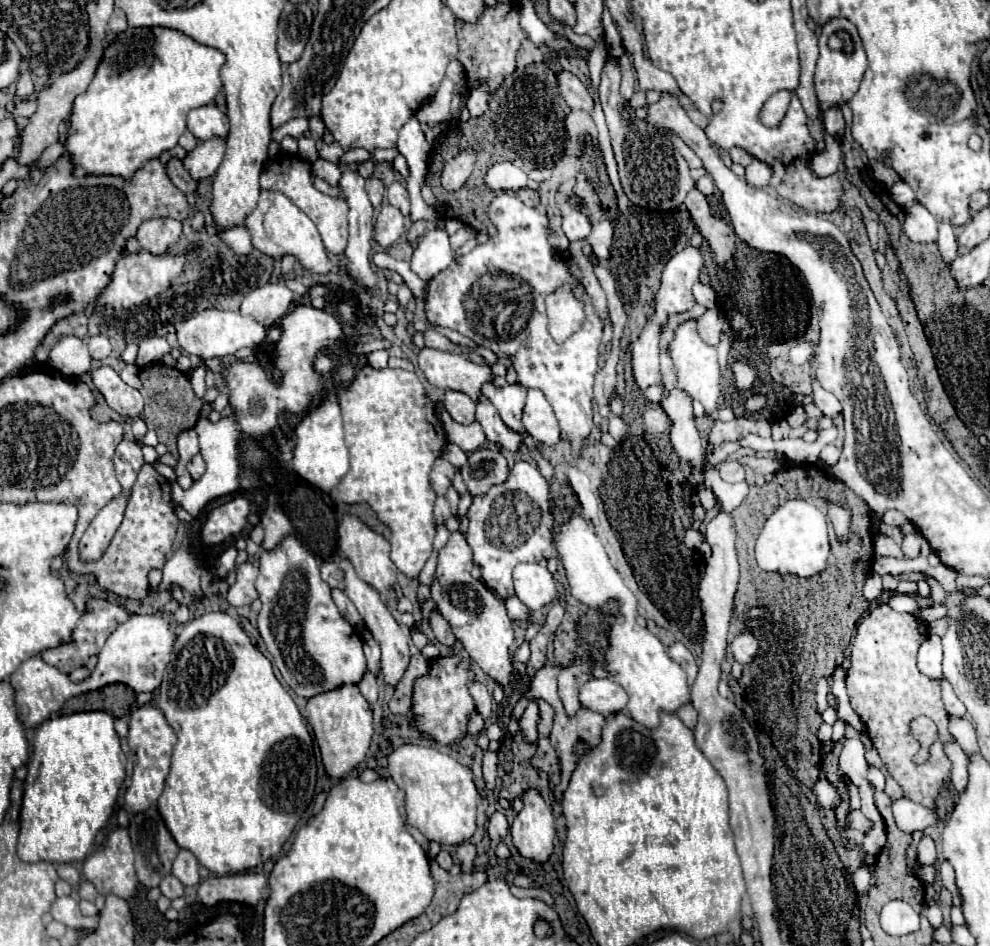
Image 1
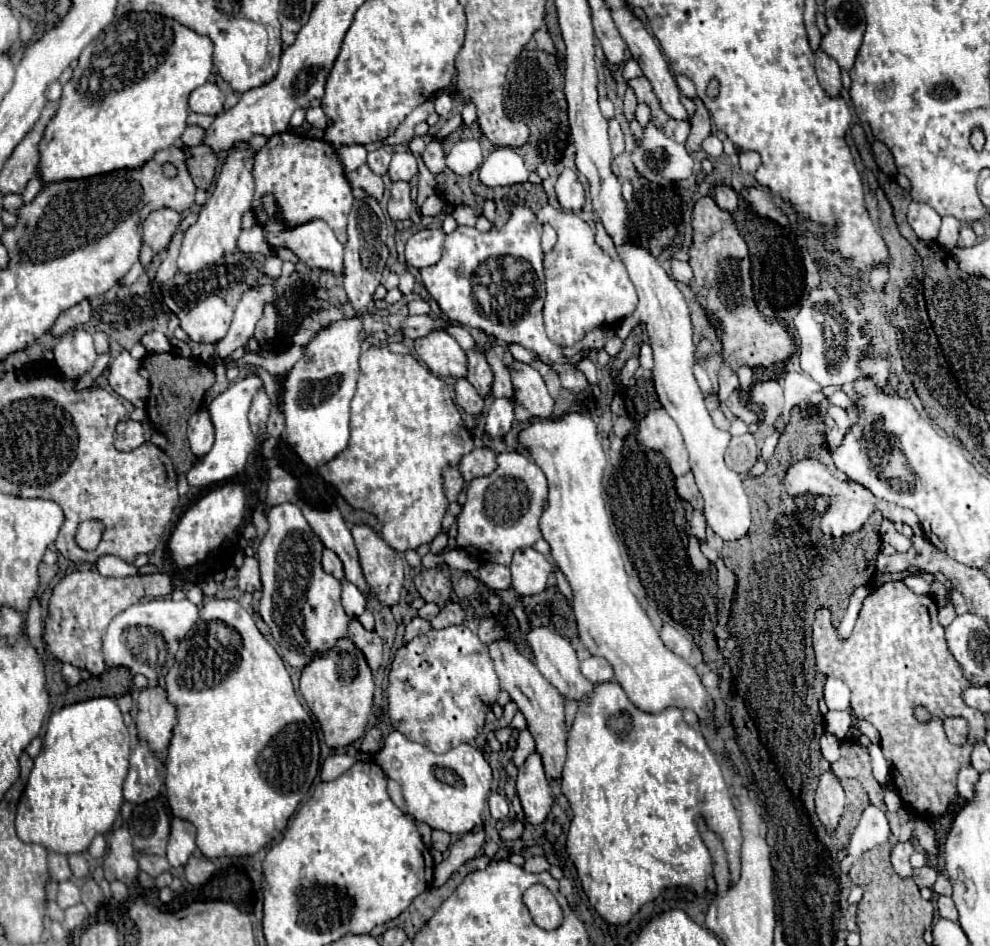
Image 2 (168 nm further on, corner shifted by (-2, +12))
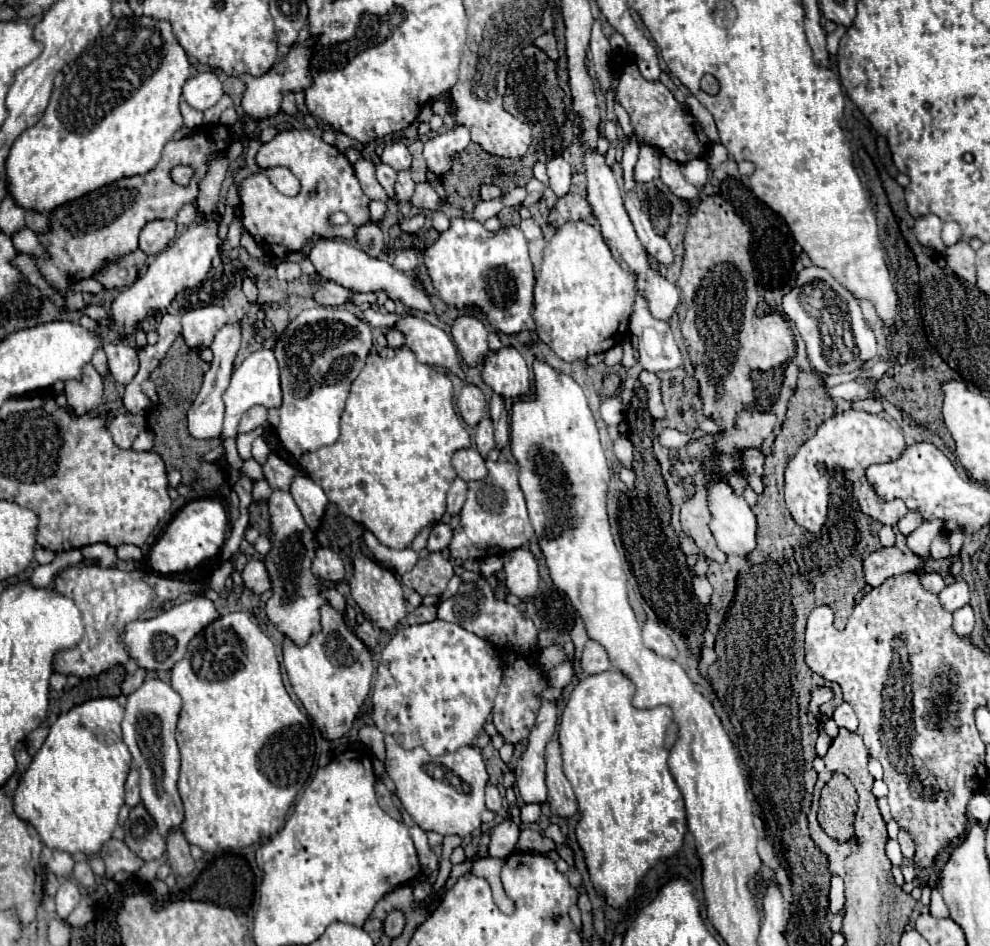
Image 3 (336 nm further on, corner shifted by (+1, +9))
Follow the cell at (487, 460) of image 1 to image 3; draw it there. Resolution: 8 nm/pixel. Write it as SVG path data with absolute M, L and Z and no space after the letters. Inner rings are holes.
M460 449L452 457L452 467L456 469L460 479L470 479L470 481L482 479L486 475L486 465L484 467L482 465L484 465L484 457L478 455L476 449ZM482 469L484 469L484 475L482 475Z

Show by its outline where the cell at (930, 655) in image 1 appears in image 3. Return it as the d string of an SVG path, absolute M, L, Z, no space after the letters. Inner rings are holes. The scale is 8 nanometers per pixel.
M954 581L952 585L944 587L938 595L942 607L946 607L946 611L954 613L958 611L958 607L964 607L970 601L970 589L964 581Z

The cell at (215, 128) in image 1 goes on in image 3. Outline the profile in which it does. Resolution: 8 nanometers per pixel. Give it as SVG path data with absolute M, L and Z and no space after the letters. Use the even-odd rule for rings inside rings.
M198 73L188 79L182 95L190 107L196 111L206 111L220 101L224 91L214 73Z

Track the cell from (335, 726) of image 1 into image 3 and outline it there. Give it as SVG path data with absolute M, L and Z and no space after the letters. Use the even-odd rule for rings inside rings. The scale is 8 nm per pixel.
M330 605L322 607L322 631L312 635L306 647L296 647L284 639L284 667L296 697L313 723L328 741L340 739L354 725L354 719L370 693L373 665L372 652L346 627L344 617Z

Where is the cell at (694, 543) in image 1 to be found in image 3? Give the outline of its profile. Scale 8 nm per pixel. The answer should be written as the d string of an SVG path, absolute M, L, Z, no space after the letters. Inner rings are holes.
M694 575L694 593L704 605L710 605L710 595L712 595L712 585L704 575Z

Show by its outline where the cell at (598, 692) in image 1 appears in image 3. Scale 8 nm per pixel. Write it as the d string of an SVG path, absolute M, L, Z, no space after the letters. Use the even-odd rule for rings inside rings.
M588 641L586 643L580 665L582 665L584 675L596 675L596 673L602 673L602 671L608 671L610 669L608 655L606 655L604 647L598 645L596 641Z

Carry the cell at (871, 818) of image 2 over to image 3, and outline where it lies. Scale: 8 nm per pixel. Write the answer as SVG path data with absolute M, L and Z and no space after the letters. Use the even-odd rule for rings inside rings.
M836 875L832 877L832 889L830 889L830 913L840 911L842 905L844 905L844 883Z

